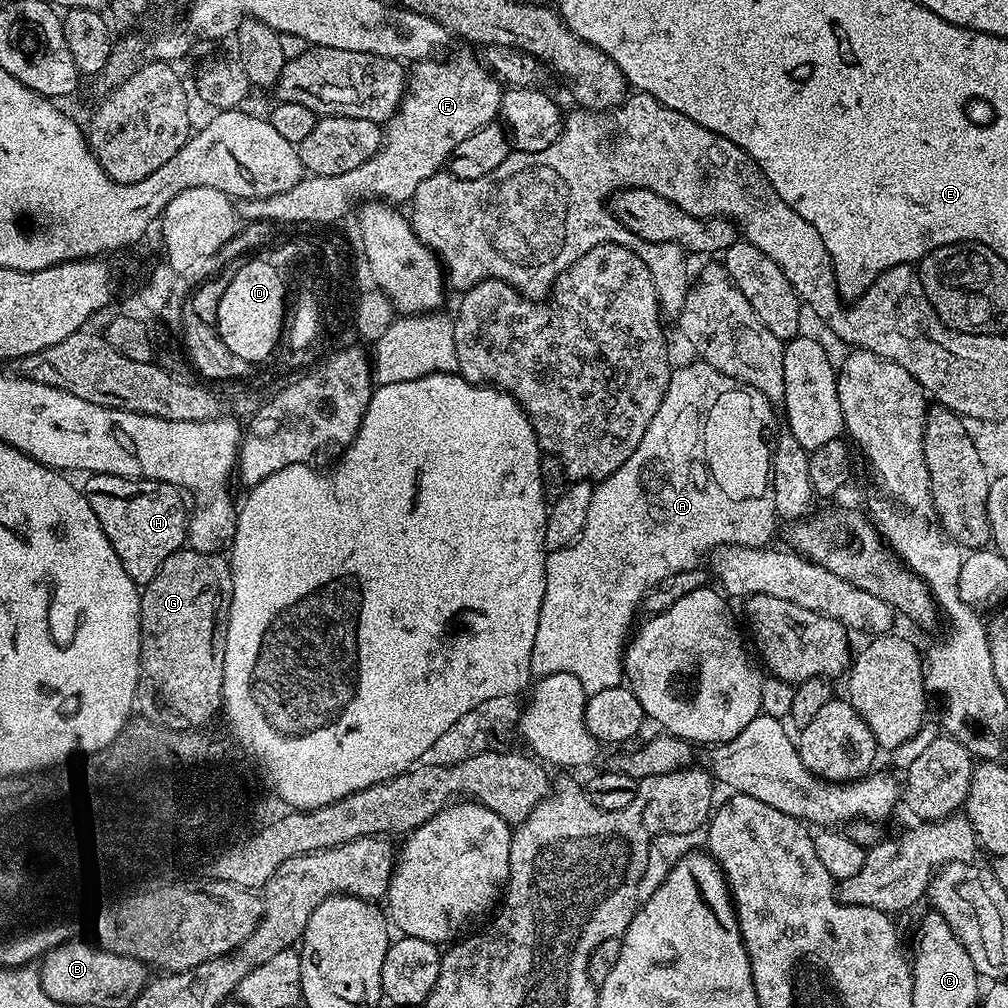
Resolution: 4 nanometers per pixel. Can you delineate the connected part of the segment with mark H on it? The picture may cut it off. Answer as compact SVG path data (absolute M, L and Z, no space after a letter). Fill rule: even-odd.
M97 472L85 475L83 480L82 491L88 497L90 510L94 510L94 518L98 518L106 538L110 538L122 570L138 586L148 584L162 562L185 547L190 512L187 507L184 509L181 489L161 480L135 480Z

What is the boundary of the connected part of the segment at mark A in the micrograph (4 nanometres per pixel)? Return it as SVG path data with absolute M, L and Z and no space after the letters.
M693 359L693 364L677 367L670 378L670 386L662 398L662 406L658 406L658 414L650 418L650 426L646 426L646 434L642 434L642 442L638 442L638 450L614 470L606 479L593 487L590 498L590 510L586 510L586 522L572 543L564 548L549 551L544 558L546 566L546 590L542 598L542 610L538 614L538 634L534 634L534 650L532 651L532 675L539 678L550 674L574 674L578 682L582 682L585 693L598 690L610 690L621 687L625 683L624 649L626 637L629 635L628 623L632 614L641 605L644 597L652 588L679 572L697 567L700 559L707 557L714 548L725 548L728 544L746 546L747 548L763 548L773 543L772 535L776 532L778 517L774 506L774 490L767 484L767 464L769 459L769 440L778 428L773 401L762 394L762 390L754 390L754 386L738 382L703 360Z

